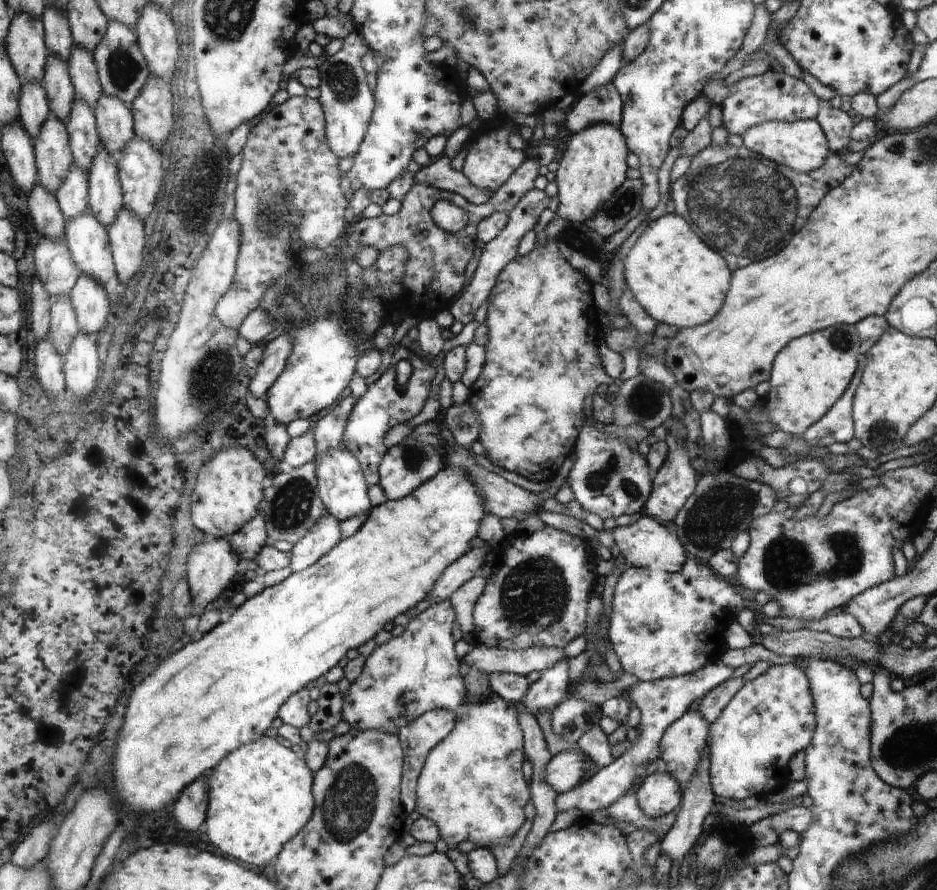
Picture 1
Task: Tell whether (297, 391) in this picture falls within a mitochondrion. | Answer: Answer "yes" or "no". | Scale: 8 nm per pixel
no

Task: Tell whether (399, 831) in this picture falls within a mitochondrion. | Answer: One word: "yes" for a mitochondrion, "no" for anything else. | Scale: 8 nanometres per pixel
no

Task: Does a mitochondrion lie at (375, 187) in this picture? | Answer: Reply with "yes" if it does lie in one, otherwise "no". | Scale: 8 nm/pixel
no

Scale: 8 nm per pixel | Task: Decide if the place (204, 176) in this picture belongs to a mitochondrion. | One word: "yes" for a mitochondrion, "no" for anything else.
yes

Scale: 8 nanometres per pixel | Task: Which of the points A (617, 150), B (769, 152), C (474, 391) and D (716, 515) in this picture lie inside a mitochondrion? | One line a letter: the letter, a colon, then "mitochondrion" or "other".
A: other
B: mitochondrion
C: other
D: mitochondrion

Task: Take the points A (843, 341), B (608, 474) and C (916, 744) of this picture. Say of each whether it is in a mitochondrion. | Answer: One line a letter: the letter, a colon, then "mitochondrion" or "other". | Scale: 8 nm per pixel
A: mitochondrion
B: mitochondrion
C: mitochondrion

